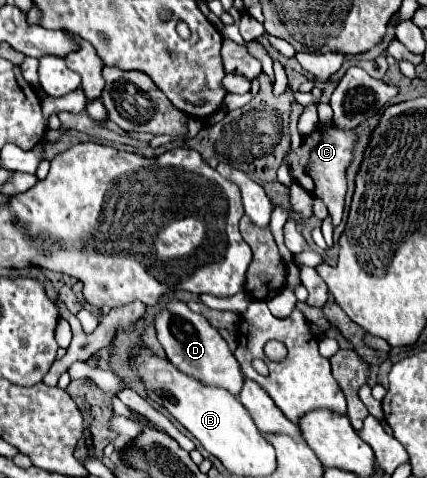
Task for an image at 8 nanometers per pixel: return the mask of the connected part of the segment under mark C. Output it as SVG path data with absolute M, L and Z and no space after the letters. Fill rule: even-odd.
M318 125L316 131L312 131L308 137L304 137L302 147L306 147L306 165L304 169L300 167L300 149L298 151L288 151L286 159L290 165L290 171L296 179L296 183L300 183L304 189L308 189L308 193L312 193L314 197L320 197L332 219L334 225L340 223L342 219L342 211L344 211L344 195L346 195L346 167L352 159L352 147L356 141L356 133L354 131L338 131L334 125Z

